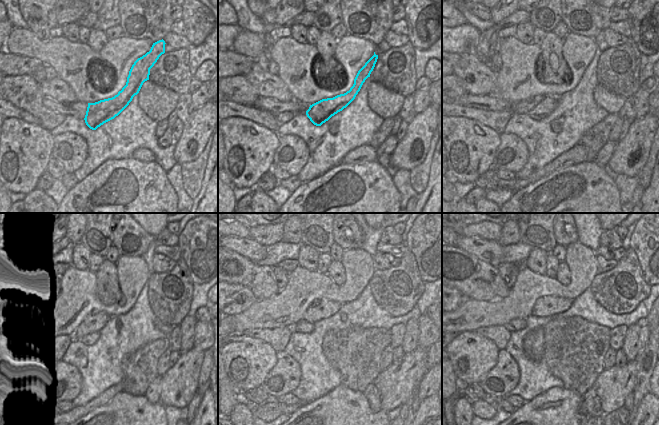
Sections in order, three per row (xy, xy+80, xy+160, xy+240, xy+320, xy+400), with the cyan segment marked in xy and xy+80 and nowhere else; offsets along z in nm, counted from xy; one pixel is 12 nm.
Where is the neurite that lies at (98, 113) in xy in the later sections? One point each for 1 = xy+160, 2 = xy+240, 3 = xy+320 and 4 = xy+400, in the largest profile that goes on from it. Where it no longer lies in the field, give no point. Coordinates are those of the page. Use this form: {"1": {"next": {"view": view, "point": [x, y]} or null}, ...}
{"1": {"next": {"view": "xy+160", "point": [546, 107]}}, "2": {"next": {"view": "xy+240", "point": [89, 339]}}, "3": {"next": {"view": "xy+320", "point": [303, 326]}}, "4": {"next": {"view": "xy+400", "point": [516, 324]}}}

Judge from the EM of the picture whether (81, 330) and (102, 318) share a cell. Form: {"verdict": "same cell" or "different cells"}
{"verdict": "same cell"}

